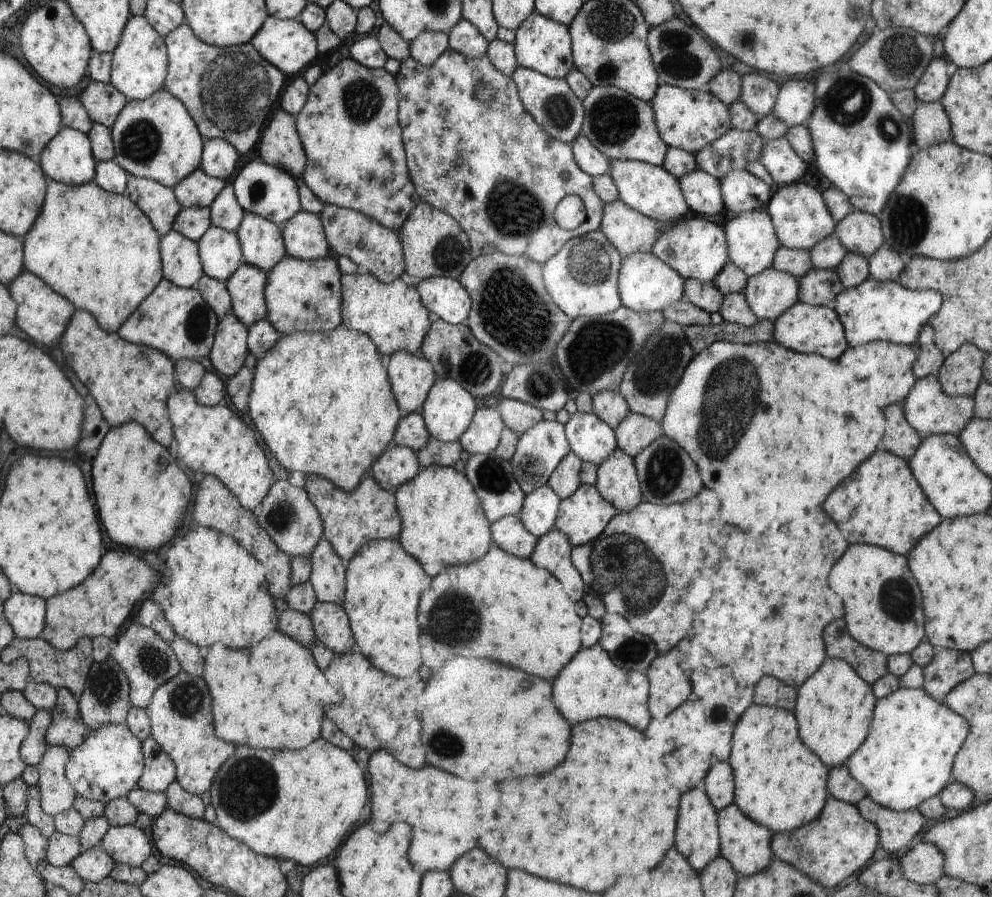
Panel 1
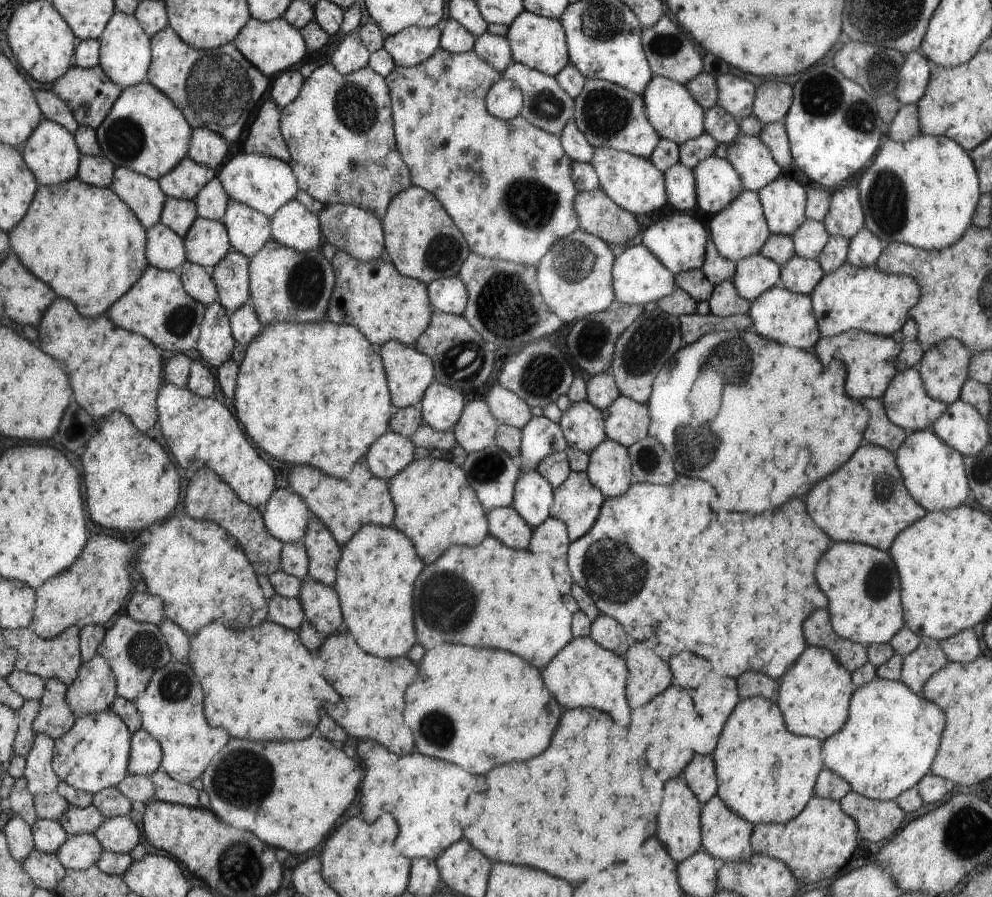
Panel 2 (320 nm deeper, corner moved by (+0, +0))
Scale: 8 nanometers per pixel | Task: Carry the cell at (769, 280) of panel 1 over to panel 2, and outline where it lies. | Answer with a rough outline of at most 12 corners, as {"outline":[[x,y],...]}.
{"outline":[[759,252],[741,258],[732,284],[752,302],[780,285],[780,266]]}

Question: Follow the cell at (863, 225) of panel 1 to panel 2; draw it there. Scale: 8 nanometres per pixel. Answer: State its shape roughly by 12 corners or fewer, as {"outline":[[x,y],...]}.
{"outline":[[859,189],[831,196],[829,236],[850,240],[865,226]]}

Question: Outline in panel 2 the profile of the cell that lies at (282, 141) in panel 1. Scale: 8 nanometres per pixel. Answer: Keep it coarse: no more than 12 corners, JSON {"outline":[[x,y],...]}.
{"outline":[[270,99],[240,151],[289,162],[281,133],[281,109]]}

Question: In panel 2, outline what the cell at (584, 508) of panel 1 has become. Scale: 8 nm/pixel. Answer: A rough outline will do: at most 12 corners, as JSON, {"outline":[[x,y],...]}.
{"outline":[[573,471],[553,489],[550,517],[584,537],[606,497]]}

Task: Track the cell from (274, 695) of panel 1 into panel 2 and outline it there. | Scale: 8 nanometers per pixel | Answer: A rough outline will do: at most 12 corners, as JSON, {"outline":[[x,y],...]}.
{"outline":[[298,631],[189,638],[208,724],[308,738],[324,690]]}

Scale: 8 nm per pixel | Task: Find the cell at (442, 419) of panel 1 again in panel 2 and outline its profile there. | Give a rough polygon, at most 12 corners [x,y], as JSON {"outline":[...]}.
{"outline":[[434,382],[418,407],[424,424],[451,431],[464,412],[464,396]]}

